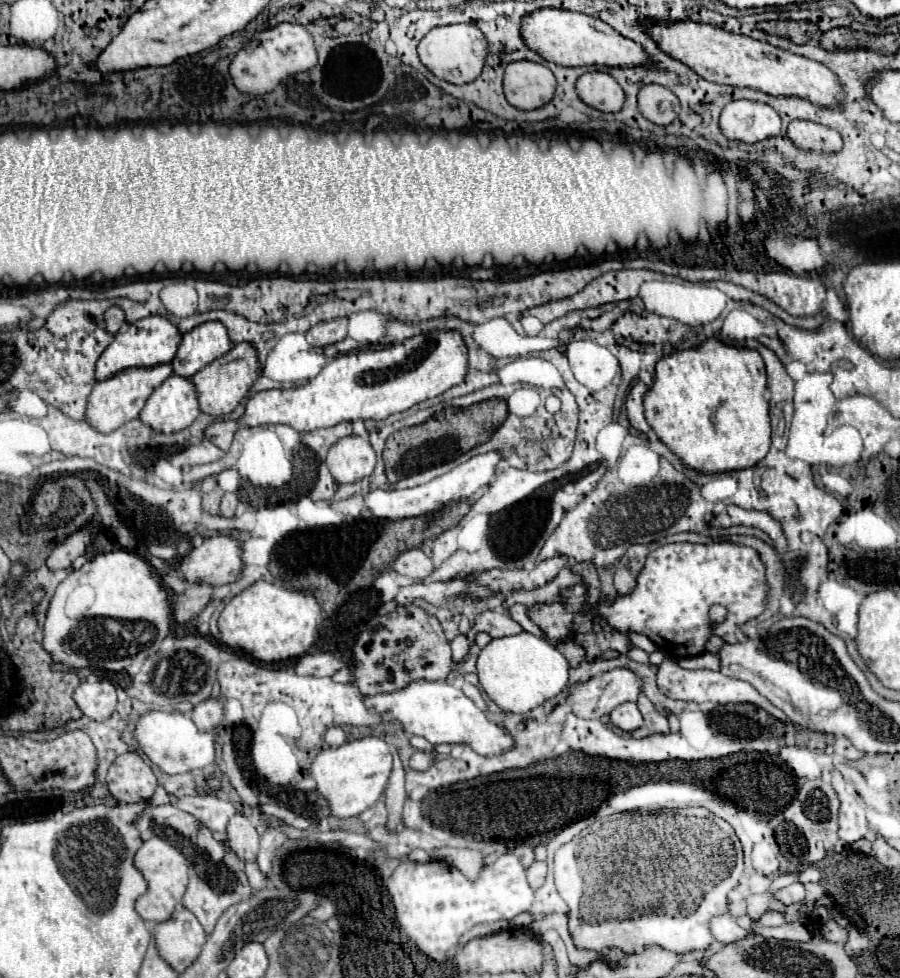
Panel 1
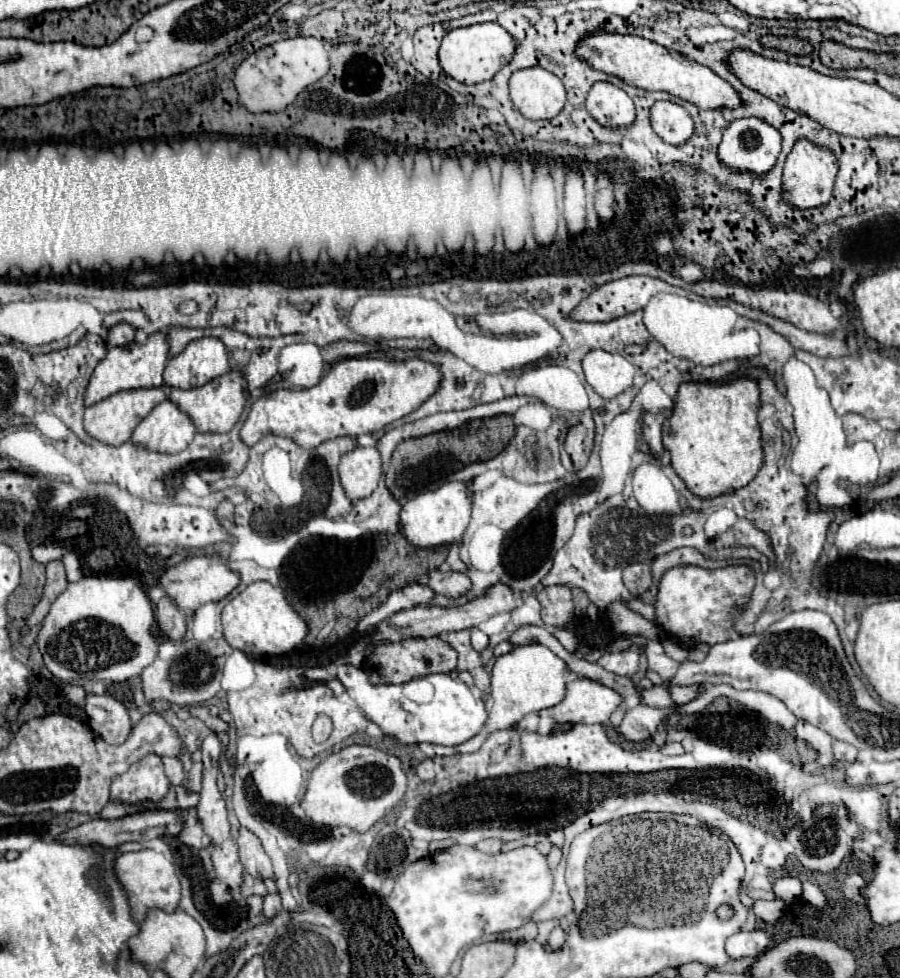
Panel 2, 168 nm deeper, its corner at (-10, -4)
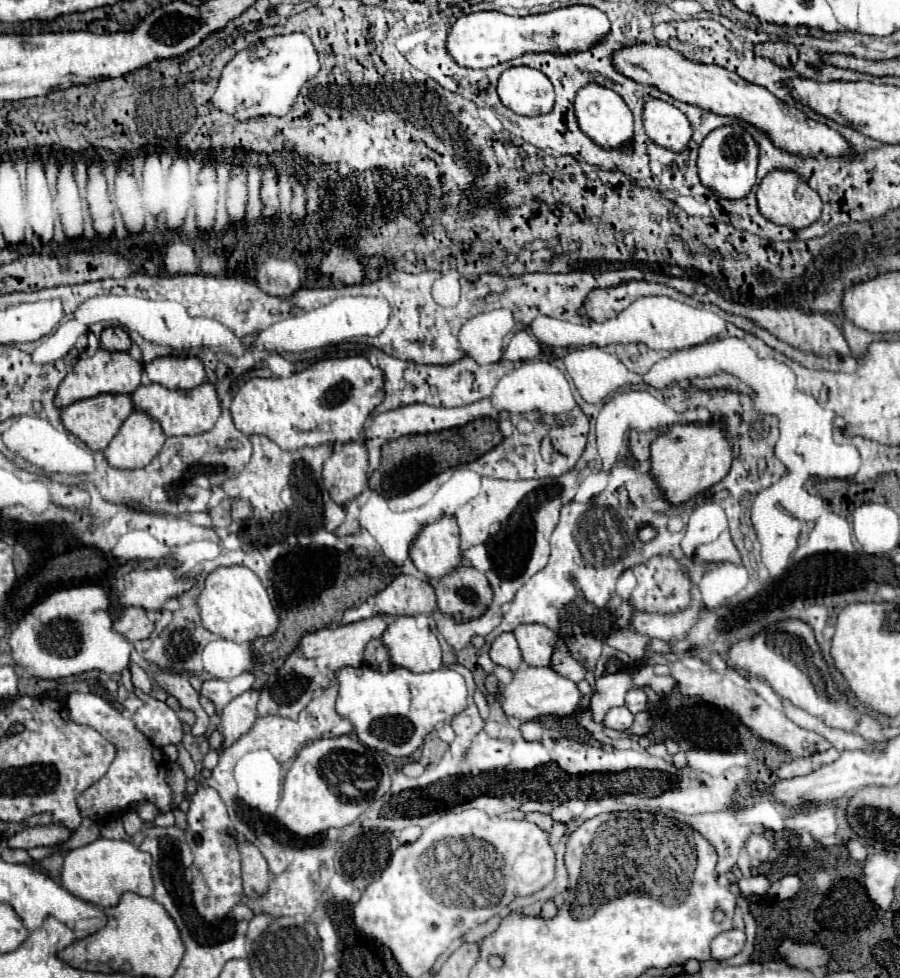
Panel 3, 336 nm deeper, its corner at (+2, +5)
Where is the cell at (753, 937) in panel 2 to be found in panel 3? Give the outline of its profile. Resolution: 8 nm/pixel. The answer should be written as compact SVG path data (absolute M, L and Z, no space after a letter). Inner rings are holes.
M732 929L732 931L720 933L720 935L712 941L712 959L724 961L724 959L730 959L730 957L738 955L738 953L742 951L742 947L744 947L744 941L746 941L744 931Z

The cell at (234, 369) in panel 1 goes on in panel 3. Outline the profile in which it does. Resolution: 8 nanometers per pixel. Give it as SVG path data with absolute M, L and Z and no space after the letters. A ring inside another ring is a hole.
M152 383L148 387L140 385L132 393L132 403L134 403L136 411L146 411L146 415L150 415L154 421L158 421L162 425L162 431L166 431L168 437L206 433L214 427L214 423L222 411L216 389L210 383L202 383L200 387L190 389L190 391L170 391L156 383Z

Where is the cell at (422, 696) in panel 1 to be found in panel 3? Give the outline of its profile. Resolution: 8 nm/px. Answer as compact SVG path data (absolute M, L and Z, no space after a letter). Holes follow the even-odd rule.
M366 665L362 667L342 667L338 673L338 699L336 713L354 725L356 737L370 749L386 751L392 757L410 757L426 739L426 735L436 727L438 721L456 715L466 707L466 683L460 673L452 669L436 669L428 673L412 673L408 669L390 669L388 673L374 671Z

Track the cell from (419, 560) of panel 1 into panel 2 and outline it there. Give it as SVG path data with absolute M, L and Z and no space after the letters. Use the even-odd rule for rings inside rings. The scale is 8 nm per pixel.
M428 572L428 582L426 582L434 592L444 594L444 596L460 596L470 588L470 580L462 572Z

